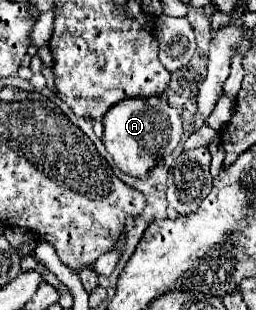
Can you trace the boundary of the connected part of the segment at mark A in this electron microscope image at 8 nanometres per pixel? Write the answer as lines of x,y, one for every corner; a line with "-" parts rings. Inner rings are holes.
160,97
120,101
120,105
114,105
104,117
104,145
116,167
132,177
146,177
164,155
170,155
178,147
182,133
178,111

